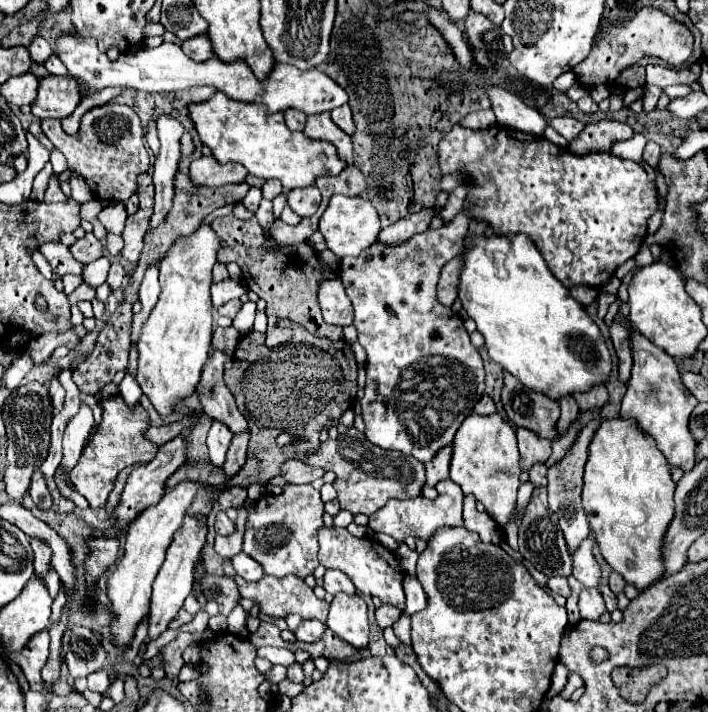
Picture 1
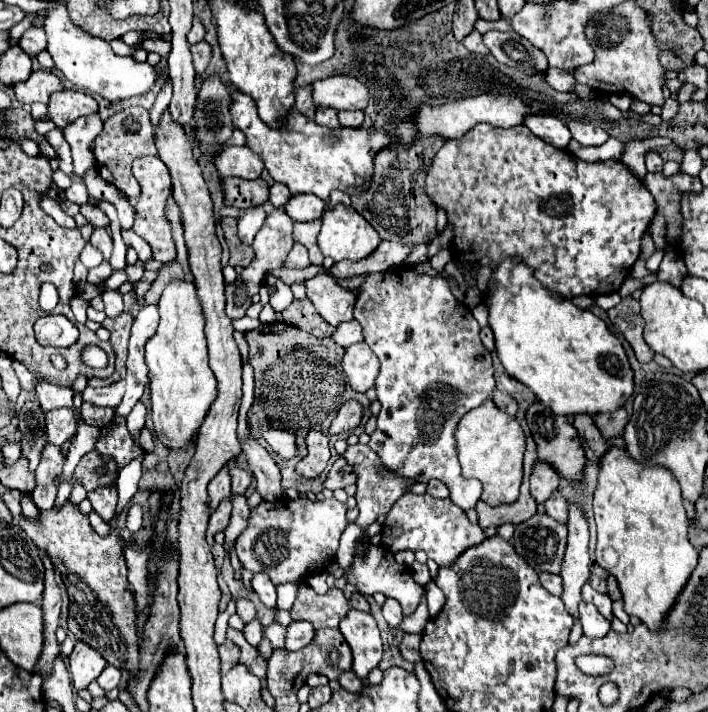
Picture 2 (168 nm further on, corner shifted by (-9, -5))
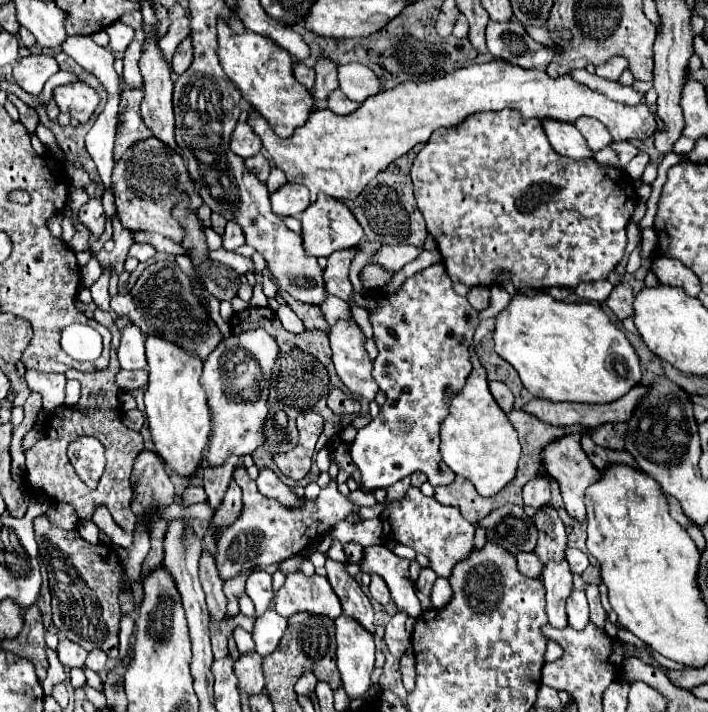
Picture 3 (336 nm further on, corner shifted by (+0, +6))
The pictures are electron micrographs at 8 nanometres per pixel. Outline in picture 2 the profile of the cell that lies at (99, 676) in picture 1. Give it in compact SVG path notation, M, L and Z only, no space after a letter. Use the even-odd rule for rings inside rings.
M107 666L107 668L99 674L97 682L99 682L99 686L101 686L103 690L113 690L113 688L119 684L119 678L121 678L121 672L119 672L117 668L113 668L113 666Z

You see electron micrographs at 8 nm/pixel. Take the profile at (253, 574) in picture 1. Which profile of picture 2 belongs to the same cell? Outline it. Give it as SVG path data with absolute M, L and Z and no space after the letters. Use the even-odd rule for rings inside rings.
M259 572L257 576L253 576L251 584L253 584L253 590L255 590L255 594L259 596L259 600L261 600L267 608L275 608L277 594L275 594L275 586L273 586L273 582L269 580L269 576L267 576L265 572Z

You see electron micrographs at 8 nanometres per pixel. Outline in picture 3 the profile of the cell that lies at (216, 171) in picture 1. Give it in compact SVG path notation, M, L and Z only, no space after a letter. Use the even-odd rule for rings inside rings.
M238 123L230 137L230 149L238 157L248 159L248 157L254 157L256 153L260 153L262 143L260 143L260 137L252 131L252 127L248 127L248 123Z

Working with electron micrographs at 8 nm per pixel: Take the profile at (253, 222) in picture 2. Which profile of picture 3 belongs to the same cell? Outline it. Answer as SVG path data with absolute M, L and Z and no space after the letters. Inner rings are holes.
M228 221L224 237L222 237L222 247L228 251L236 251L242 245L244 245L244 233L240 225L236 225L236 221Z

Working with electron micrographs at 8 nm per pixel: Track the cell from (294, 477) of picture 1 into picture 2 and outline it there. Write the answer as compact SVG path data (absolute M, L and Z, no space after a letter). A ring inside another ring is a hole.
M339 456L333 464L333 468L329 470L327 474L327 480L325 480L325 486L329 490L337 490L337 488L345 488L349 484L355 484L357 480L357 474L353 472L353 468L347 464L347 460L343 456Z

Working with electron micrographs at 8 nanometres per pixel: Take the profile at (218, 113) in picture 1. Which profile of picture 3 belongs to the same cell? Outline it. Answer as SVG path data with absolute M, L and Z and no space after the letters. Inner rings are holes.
M500 61L470 65L426 83L404 81L394 89L368 97L354 113L344 117L330 109L314 109L308 121L288 139L278 137L254 109L248 113L248 125L258 133L262 147L268 151L272 163L284 171L286 179L308 187L313 203L319 193L336 199L356 199L394 159L408 153L416 143L426 143L434 129L454 127L472 113L500 109L518 111L524 119L550 117L564 123L574 123L578 117L588 115L604 123L614 141L644 139L658 127L644 103L636 107L614 103L586 85L576 83L570 75L550 79L544 71L526 71Z

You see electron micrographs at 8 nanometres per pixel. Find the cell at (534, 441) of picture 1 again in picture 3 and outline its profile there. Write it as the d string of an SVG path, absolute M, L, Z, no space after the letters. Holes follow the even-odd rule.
M536 475L536 479L524 485L524 503L536 509L550 503L550 483L546 475Z

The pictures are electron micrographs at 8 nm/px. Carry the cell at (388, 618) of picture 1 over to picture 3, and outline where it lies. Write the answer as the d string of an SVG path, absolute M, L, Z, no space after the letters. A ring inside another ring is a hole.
M378 575L372 577L370 595L372 595L378 603L382 603L382 605L386 605L386 603L390 601L390 591L388 591L388 587L386 587L386 583L384 583L382 577L378 577Z

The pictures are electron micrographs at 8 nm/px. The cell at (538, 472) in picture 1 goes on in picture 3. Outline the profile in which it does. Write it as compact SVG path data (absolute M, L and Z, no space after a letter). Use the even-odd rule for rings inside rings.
M544 505L536 511L534 523L540 529L536 555L542 559L542 563L548 563L548 559L560 559L566 551L566 531L558 511L552 505Z

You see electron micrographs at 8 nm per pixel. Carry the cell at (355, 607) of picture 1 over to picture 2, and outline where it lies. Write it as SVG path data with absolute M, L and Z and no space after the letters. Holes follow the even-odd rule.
M349 610L345 620L339 624L339 630L343 632L351 648L353 672L359 680L365 680L369 672L379 666L383 654L383 644L375 618L367 612Z

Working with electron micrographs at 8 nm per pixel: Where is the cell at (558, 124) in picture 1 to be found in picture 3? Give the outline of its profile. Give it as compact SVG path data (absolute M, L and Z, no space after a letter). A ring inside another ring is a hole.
M580 117L580 121L576 121L574 125L584 135L586 143L588 143L588 147L592 151L600 151L612 141L612 137L608 135L606 127L600 125L600 121L592 121L592 117Z

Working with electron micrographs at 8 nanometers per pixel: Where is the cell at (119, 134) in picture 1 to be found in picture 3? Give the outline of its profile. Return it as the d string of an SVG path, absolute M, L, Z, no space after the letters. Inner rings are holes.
M126 89L120 95L118 109L118 131L114 143L114 161L120 161L126 149L130 149L136 141L144 141L152 135L152 131L144 125L140 117L140 101L144 97L142 89Z

